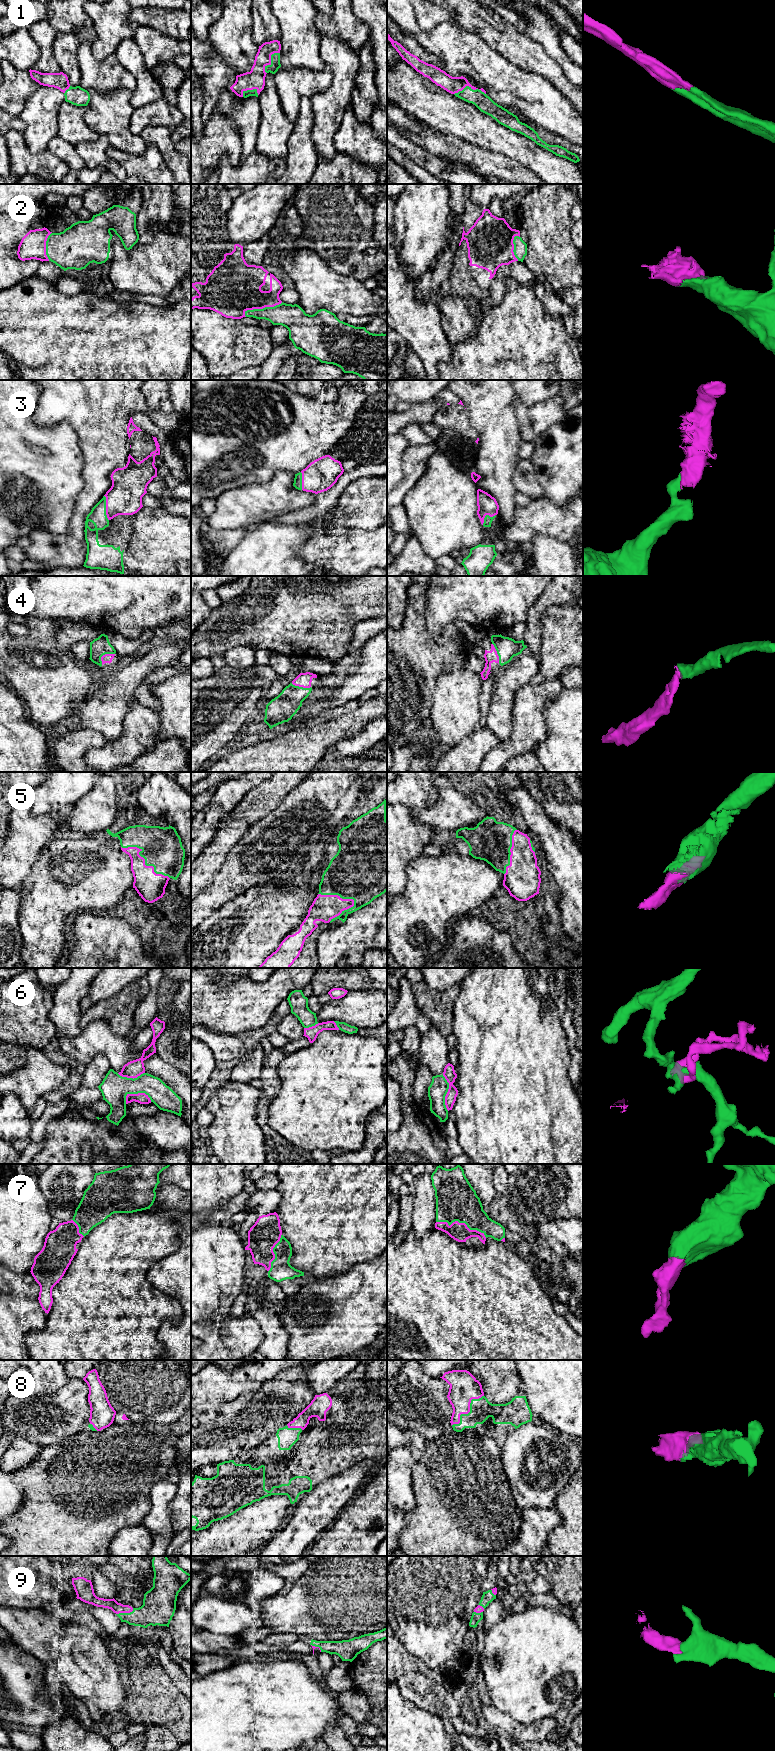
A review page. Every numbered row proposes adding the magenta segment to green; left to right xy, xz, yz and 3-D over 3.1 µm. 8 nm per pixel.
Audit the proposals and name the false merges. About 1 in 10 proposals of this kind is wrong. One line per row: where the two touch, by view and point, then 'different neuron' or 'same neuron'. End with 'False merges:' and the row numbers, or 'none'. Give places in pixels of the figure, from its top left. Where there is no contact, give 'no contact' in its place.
1: meets green in yz at (470, 87); same neuron
2: meets green in xz at (263, 308); same neuron
3: meets green in xy at (105, 508); same neuron
4: meets green in xy at (104, 654); same neuron
5: meets green in xz at (338, 895); same neuron
6: meets green in xy at (139, 1092); different neuron
7: meets green in yz at (461, 1222); same neuron
8: meets green in yz at (470, 1411); same neuron
9: meets green in xy at (125, 1613); same neuron
False merges: 6

